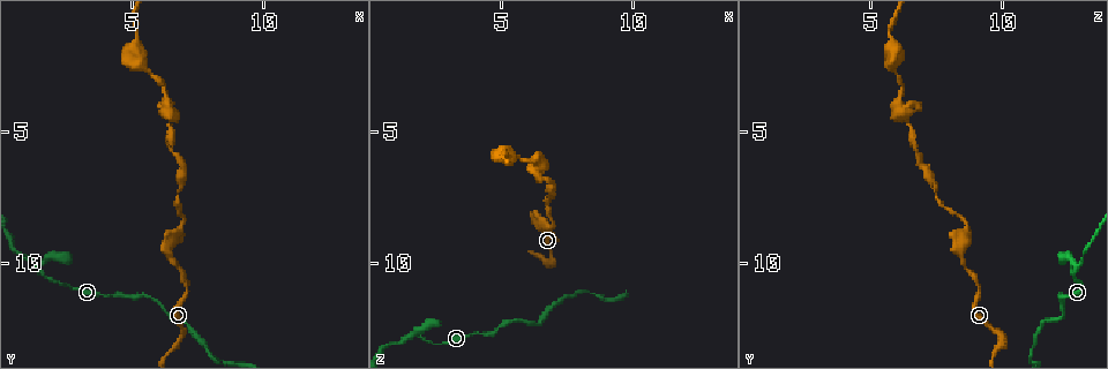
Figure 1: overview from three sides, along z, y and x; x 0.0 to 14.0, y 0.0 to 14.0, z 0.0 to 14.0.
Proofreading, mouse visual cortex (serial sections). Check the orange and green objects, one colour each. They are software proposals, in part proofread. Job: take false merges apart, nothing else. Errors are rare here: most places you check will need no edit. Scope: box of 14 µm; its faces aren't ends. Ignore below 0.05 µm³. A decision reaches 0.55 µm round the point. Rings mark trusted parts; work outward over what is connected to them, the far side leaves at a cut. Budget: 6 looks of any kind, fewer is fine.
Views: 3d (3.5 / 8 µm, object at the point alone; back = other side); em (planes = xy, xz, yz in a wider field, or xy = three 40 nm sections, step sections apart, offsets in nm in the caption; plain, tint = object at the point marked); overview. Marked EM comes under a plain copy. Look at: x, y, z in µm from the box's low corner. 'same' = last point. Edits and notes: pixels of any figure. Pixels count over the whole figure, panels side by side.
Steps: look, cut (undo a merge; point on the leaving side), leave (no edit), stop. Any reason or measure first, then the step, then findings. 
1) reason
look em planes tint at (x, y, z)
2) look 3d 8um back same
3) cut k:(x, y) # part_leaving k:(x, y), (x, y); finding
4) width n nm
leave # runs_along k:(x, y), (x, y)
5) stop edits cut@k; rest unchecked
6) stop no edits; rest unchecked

sharp bend
look 3d 8um at (6.9, 12.7, 9.9)

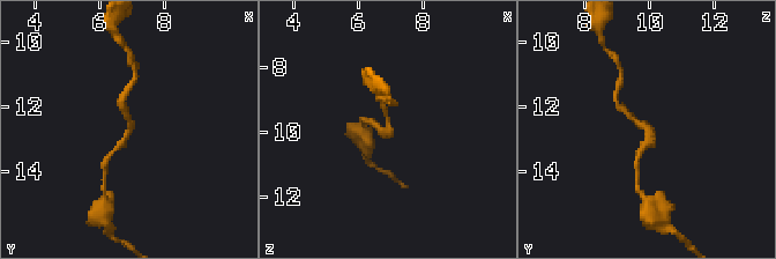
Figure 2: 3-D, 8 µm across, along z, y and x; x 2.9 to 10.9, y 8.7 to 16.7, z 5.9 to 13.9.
look 3d 3.5um back at (6.8, 12.7, 10.0)

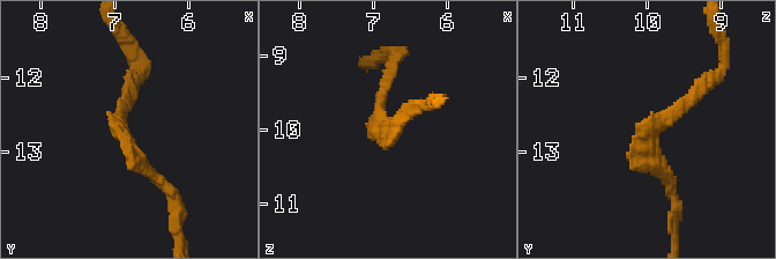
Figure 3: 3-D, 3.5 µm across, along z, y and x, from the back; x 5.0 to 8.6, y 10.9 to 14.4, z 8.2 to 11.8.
arm_widths 150, 150 nm; now the EM
look em xy step 1 tint at (6.85, 12.75, 9.95)

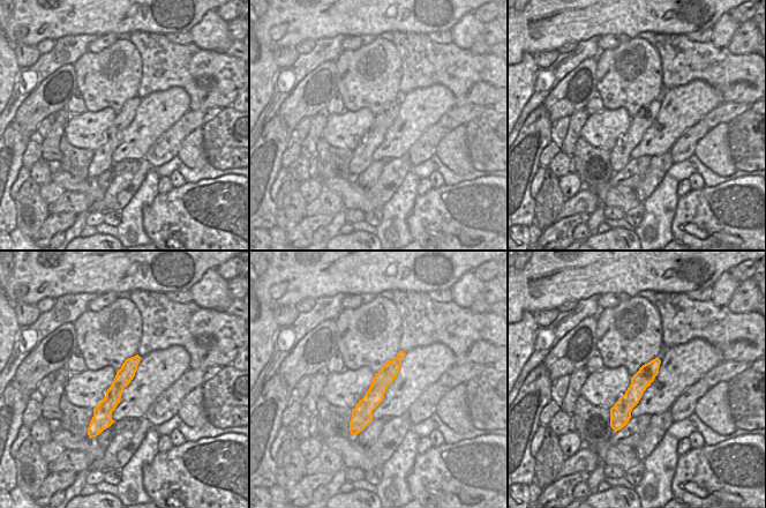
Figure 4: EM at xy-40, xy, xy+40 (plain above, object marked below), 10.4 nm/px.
leave # runs_along 4:(400, 355), (363, 409), (360, 426); all the same cell

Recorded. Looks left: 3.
sharp bend
look 3d 3.5um at (7.0, 8.4, 8.5)

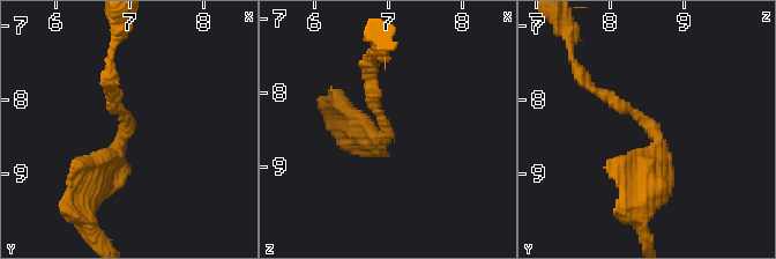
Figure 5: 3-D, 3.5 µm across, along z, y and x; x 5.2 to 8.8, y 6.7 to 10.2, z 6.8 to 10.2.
arm_widths 200, 350 nm
look em xy step 1 tint at (7.00, 8.40, 8.55)

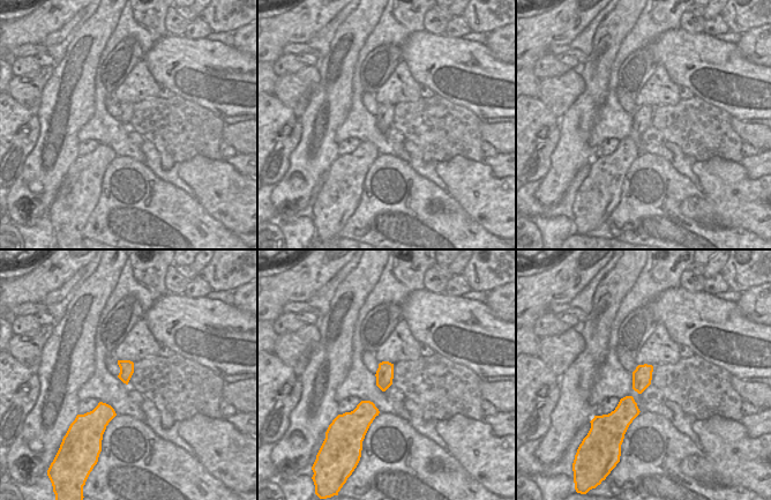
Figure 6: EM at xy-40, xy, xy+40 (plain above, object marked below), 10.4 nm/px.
width 190 nm
leave # runs_along 5:(649, 191), (658, 138), (592, 88); continuous, no second cell

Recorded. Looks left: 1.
stop no edits; rest unchecked

